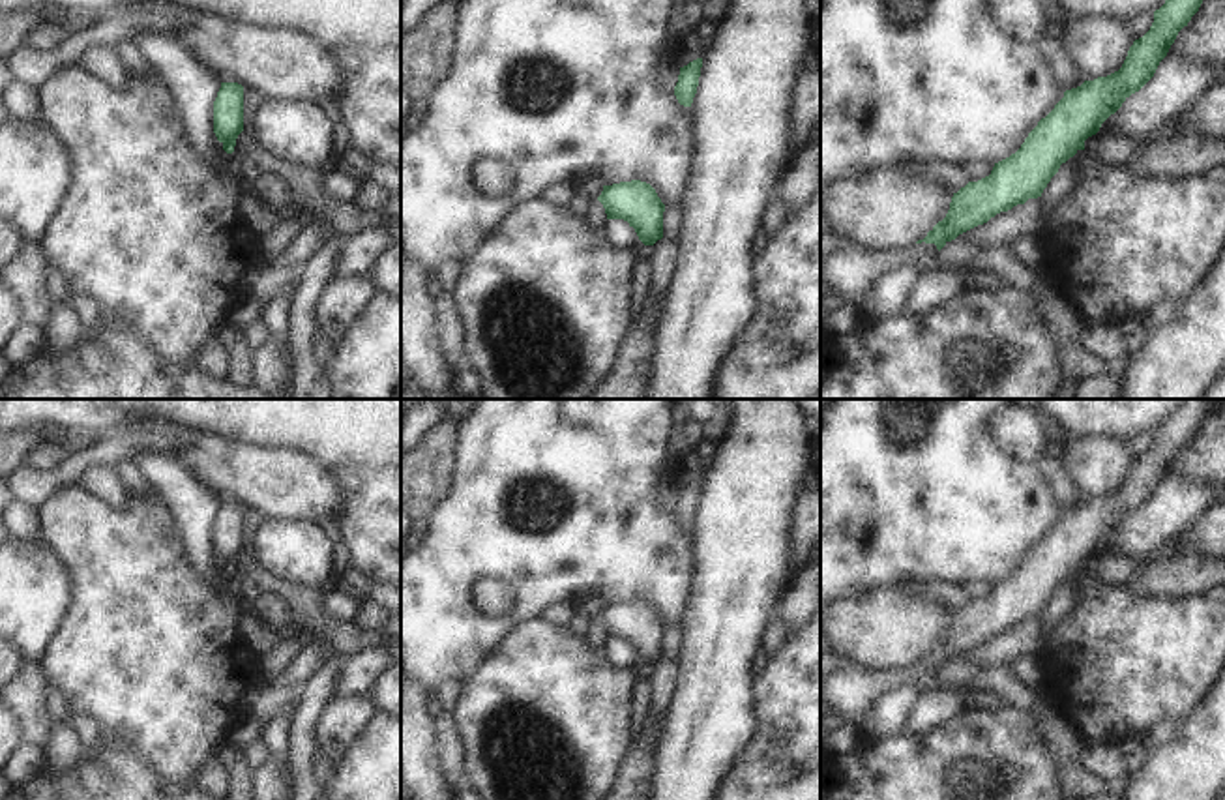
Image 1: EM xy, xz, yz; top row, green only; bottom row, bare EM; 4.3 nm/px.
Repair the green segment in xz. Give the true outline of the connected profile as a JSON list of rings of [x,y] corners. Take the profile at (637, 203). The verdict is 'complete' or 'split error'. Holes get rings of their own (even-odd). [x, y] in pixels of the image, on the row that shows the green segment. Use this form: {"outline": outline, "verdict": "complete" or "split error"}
{"outline": [[[631,180],[603,185],[598,200],[603,204],[607,219],[627,221],[644,245],[654,245],[663,238],[665,204],[650,184]]], "verdict": "complete"}

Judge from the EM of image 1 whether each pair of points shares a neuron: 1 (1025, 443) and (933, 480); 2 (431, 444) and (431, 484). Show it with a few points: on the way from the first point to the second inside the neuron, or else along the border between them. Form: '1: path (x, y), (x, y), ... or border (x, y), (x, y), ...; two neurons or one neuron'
1: border (986, 420), (986, 431), (1003, 450), (1034, 463); two neurons
2: path (431, 454), (431, 474); one neuron

